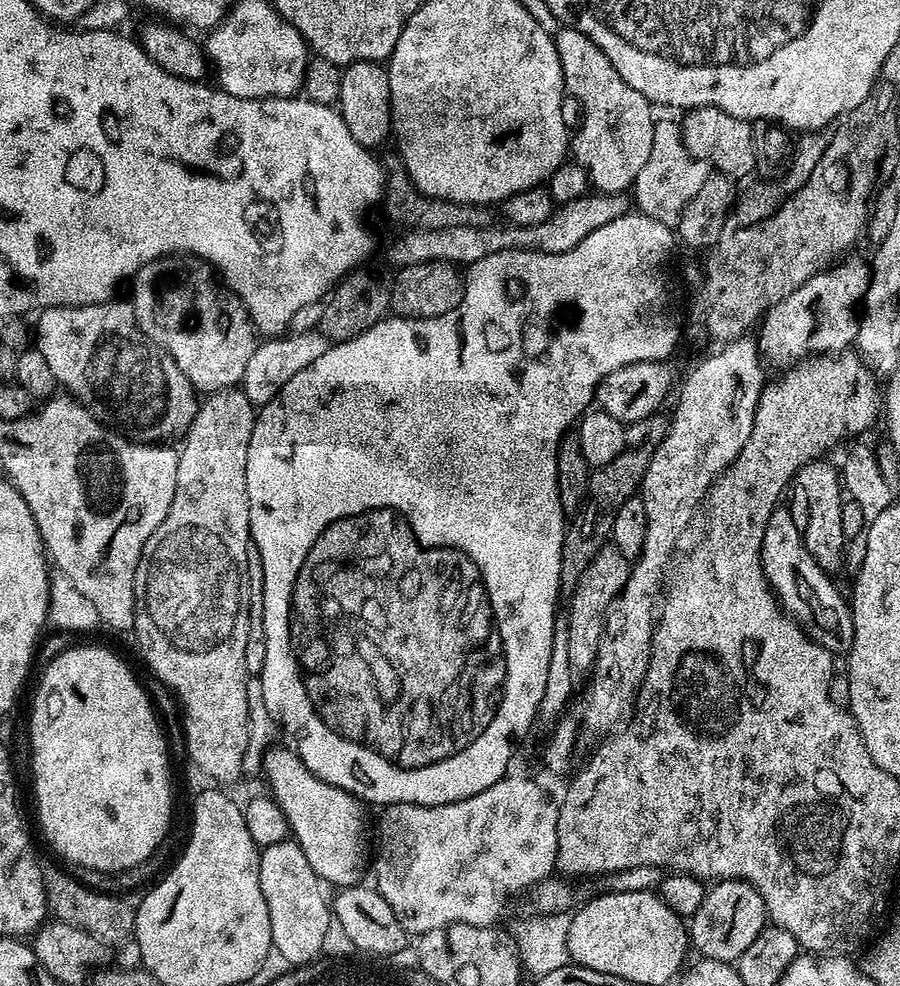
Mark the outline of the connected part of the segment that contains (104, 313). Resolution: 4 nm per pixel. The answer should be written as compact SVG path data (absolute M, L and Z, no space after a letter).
M120 299L73 308L63 304L43 309L35 317L34 348L46 358L57 385L67 395L79 400L102 424L123 432L129 440L138 440L141 444L172 442L175 436L183 437L194 422L198 393L192 387L190 378L178 370L178 362L174 362L174 358L170 358L167 352L145 336L132 312L131 303Z

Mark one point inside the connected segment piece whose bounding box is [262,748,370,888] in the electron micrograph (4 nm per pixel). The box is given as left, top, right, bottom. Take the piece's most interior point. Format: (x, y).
(329, 825)

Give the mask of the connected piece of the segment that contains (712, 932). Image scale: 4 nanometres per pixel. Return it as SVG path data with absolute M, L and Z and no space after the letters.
M717 880L705 891L702 906L694 910L694 914L687 921L688 939L691 947L700 951L699 955L706 960L717 960L732 964L744 954L750 944L758 938L758 934L766 927L766 913L764 903L758 890L745 880Z

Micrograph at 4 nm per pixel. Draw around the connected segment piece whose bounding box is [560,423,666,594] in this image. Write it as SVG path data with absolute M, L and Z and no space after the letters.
M653 423L648 429L648 438L645 443L625 447L624 451L618 454L618 458L591 469L588 477L588 499L585 500L584 507L578 513L580 521L577 524L567 525L566 535L562 542L561 593L571 594L575 590L582 574L586 574L586 566L594 562L594 554L598 554L598 550L602 550L605 544L609 543L614 517L618 515L622 502L626 502L639 493L640 483L646 474L646 466L652 457L652 449L657 448L663 442L665 431L663 423L656 425Z

